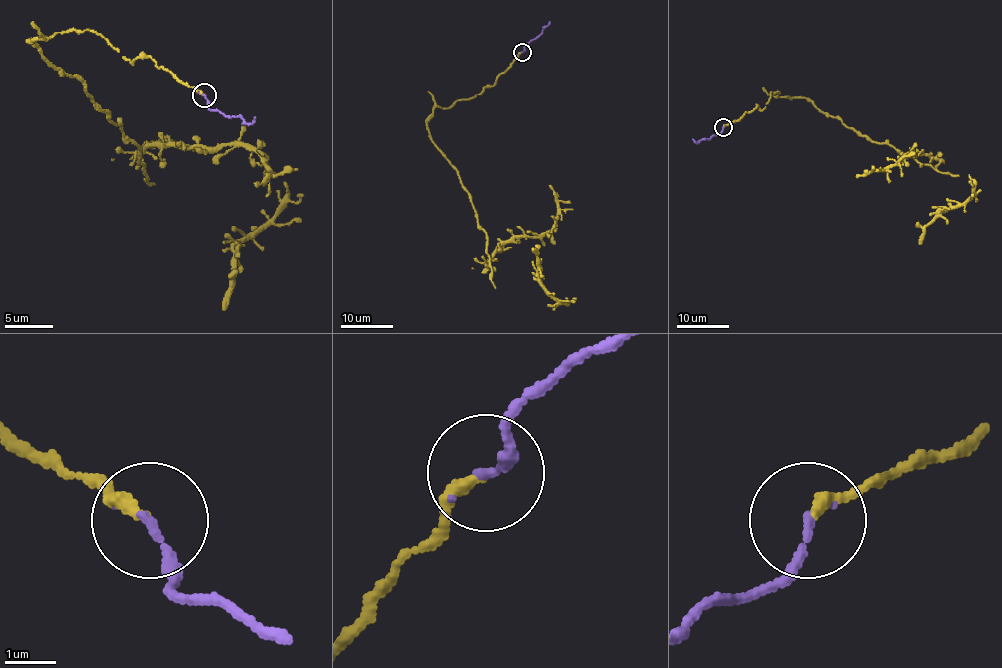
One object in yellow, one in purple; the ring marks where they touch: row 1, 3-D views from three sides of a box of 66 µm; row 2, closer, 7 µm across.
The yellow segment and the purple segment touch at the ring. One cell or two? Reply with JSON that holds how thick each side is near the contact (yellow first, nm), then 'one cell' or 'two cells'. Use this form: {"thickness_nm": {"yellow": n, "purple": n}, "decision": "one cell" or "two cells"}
{"thickness_nm": {"yellow": 240, "purple": 170}, "decision": "one cell"}

